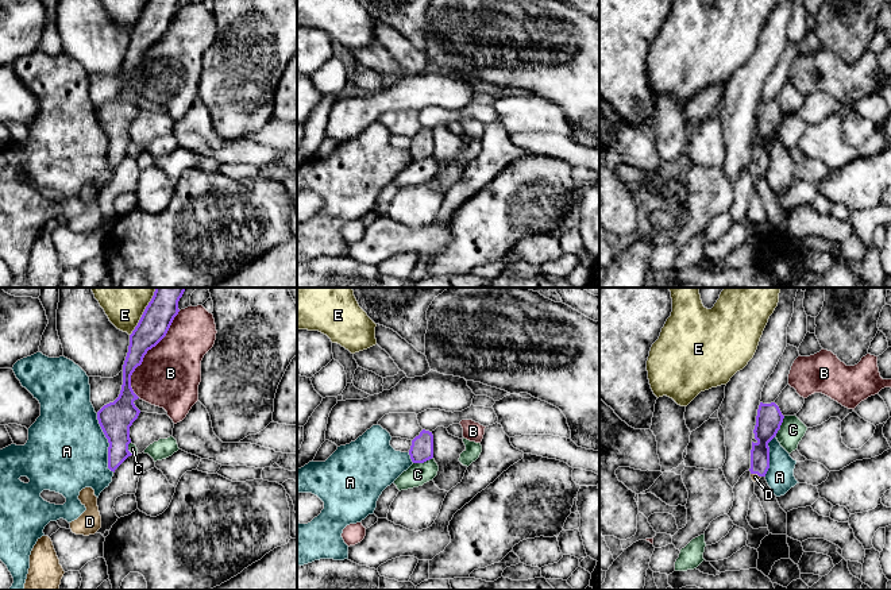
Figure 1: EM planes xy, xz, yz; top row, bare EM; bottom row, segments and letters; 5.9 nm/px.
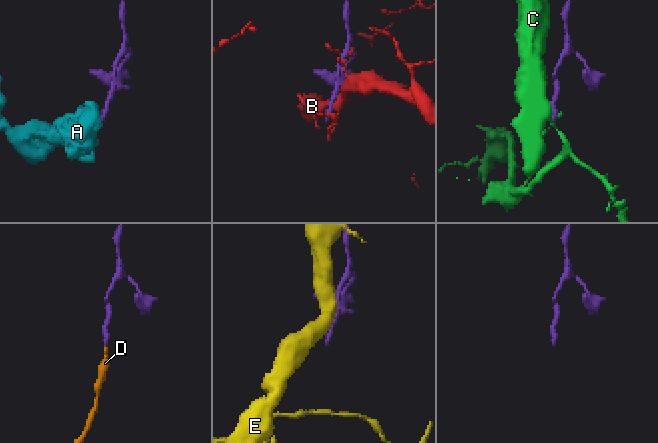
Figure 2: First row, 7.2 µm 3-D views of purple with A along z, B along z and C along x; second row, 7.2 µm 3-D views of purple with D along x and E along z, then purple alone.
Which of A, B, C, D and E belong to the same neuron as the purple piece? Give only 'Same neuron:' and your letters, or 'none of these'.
Same neuron: D

